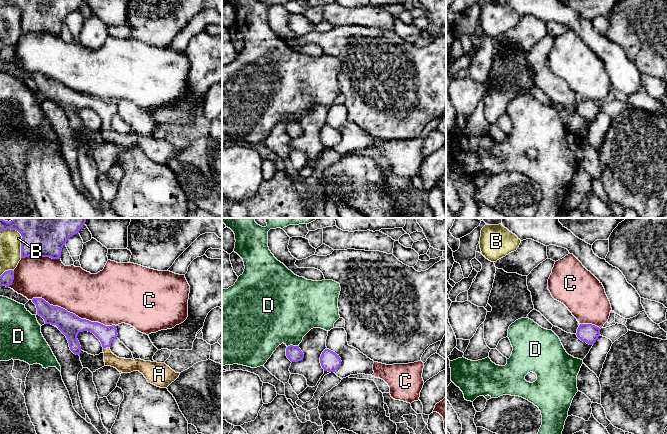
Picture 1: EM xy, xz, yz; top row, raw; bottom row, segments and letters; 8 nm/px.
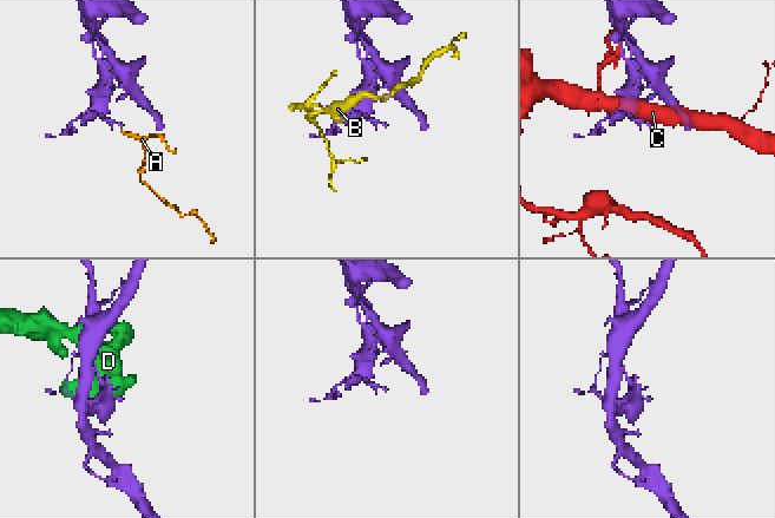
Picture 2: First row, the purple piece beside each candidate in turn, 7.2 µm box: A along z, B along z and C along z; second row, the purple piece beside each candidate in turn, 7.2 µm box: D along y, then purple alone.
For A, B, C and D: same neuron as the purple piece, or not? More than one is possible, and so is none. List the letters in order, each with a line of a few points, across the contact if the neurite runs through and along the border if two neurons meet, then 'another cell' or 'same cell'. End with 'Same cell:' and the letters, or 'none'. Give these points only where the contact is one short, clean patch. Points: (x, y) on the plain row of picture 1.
A: line xy (106, 110), (106, 122), (107, 129), (123, 141); same cell
B: another cell
C: another cell
D: another cell
Same cell: A

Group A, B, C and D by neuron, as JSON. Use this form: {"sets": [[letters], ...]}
{"sets": [["A"], ["B"], ["C"], ["D"]]}

